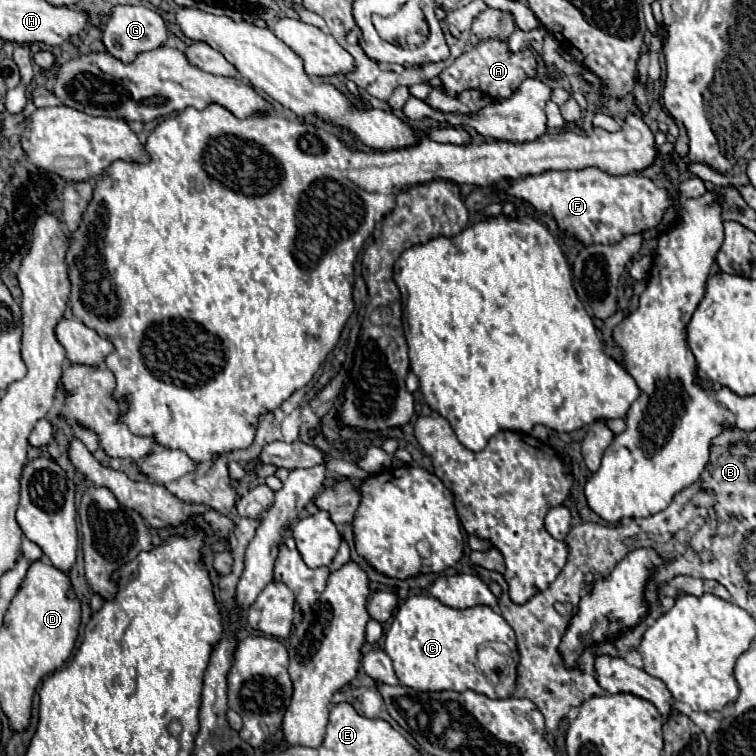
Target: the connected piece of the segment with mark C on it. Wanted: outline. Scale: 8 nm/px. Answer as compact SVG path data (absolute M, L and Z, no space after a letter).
M411 596L395 614L391 628L385 636L385 652L393 660L395 674L403 686L417 692L441 690L473 690L489 698L509 698L515 684L515 672L509 674L509 684L493 684L475 666L477 650L485 642L503 642L517 654L515 634L501 614L489 606L475 608L449 608L431 596Z

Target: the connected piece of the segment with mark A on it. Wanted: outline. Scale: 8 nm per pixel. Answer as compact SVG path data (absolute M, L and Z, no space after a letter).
M489 40L489 42L477 44L475 48L467 50L463 56L459 56L447 70L443 70L443 74L439 78L443 80L445 92L451 96L461 90L467 90L467 88L477 88L493 98L509 98L525 78L535 78L535 76L537 76L537 62L535 62L535 56L531 50L511 54L507 50L507 42Z

